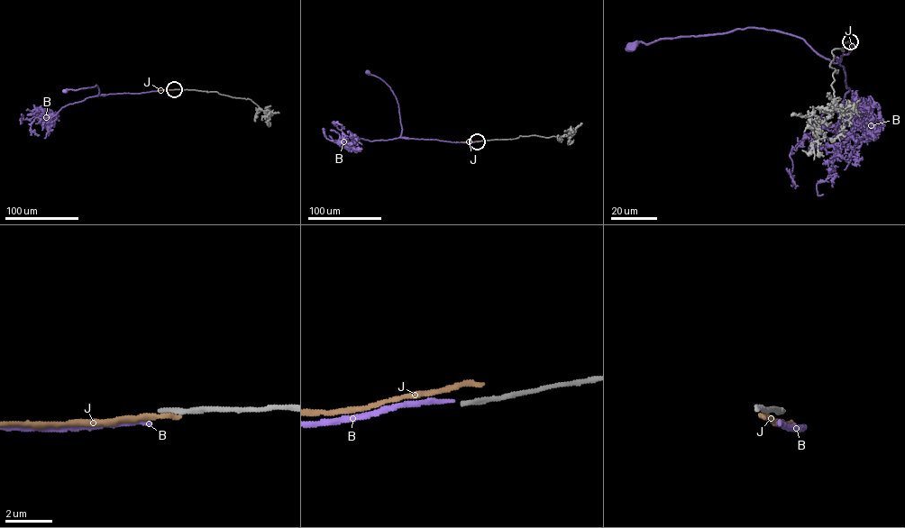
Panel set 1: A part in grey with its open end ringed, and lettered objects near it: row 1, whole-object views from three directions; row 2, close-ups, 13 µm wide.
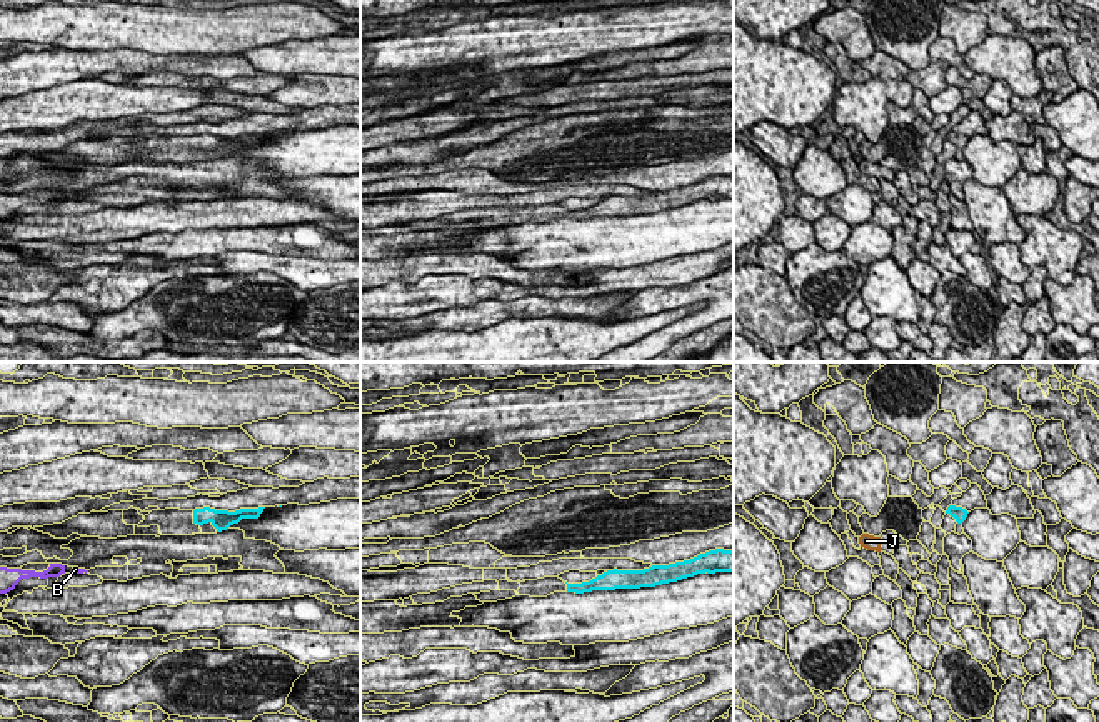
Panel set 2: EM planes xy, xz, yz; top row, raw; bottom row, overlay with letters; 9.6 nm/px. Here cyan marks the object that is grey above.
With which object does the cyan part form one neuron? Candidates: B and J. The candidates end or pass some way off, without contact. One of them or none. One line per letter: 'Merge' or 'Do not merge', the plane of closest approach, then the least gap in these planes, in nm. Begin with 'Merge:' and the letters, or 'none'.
Merge: none
B: Do not merge. Closest in xy. Distance 1100 nm
J: Do not merge. Closest in yz. Distance 650 nm

